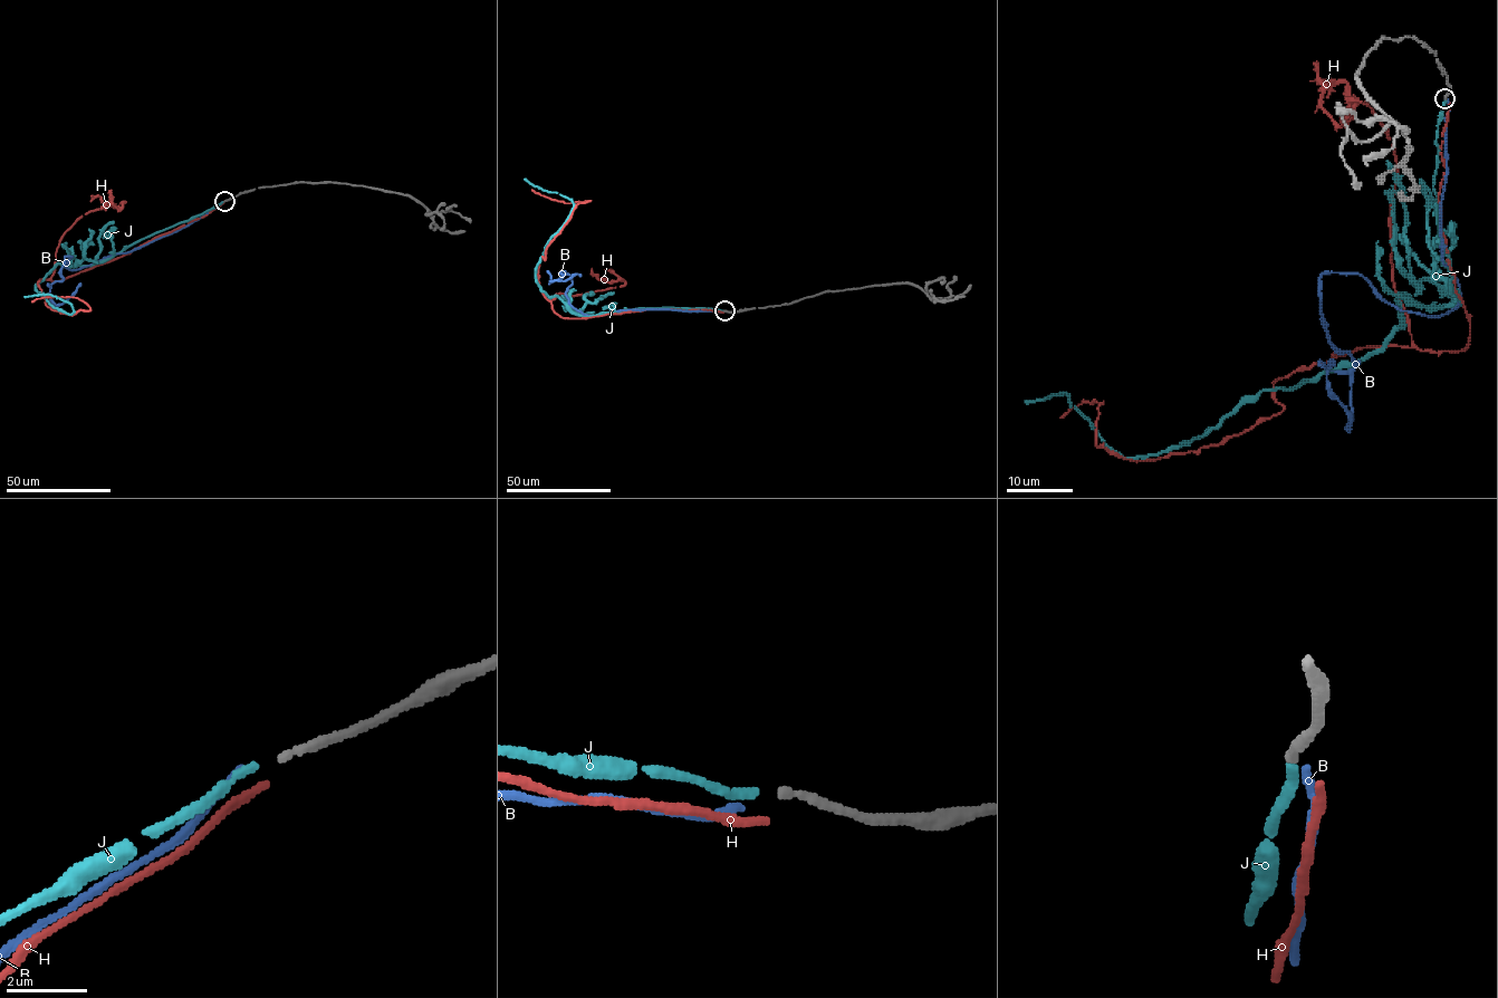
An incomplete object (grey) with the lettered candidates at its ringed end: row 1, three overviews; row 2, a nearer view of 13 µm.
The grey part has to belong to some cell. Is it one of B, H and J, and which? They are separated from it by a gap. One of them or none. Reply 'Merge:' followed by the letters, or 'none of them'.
Merge: J

